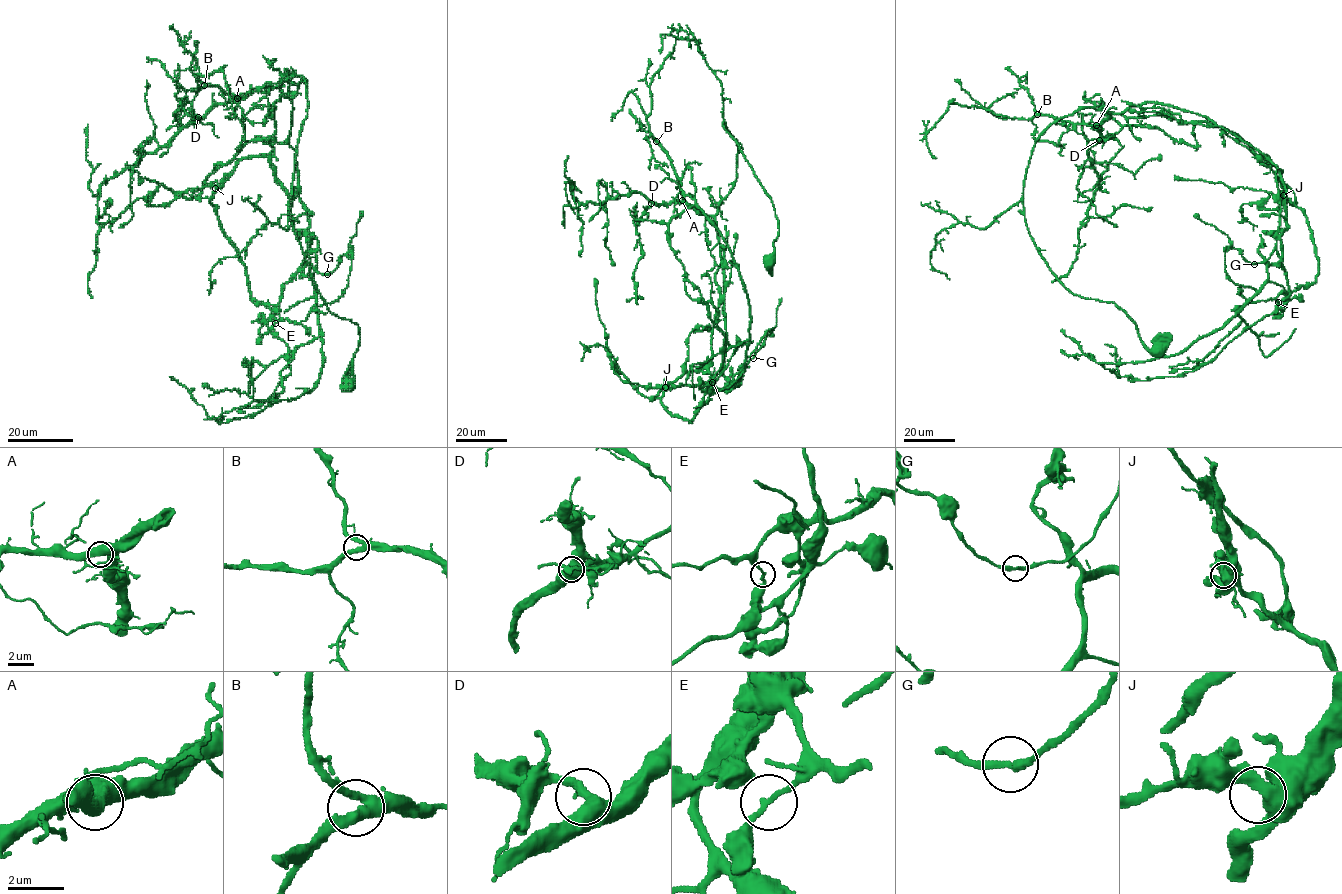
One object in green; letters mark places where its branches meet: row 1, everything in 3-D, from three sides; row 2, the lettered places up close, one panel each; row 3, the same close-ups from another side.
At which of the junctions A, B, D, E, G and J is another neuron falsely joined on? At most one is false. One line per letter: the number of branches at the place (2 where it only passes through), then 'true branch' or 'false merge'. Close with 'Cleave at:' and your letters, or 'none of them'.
A: 2 branches meet; true branch
B: 3 branches meet; true branch
D: 2 branches meet; true branch
E: 2 branches meet; false merge
G: 2 branches meet; true branch
J: 2 branches meet; true branch
Cleave at: E

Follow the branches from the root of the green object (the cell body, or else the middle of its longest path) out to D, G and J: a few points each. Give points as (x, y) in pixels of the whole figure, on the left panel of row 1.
D: (348, 384), (358, 326), (328, 309), (290, 220), (305, 81), (289, 76), (265, 83), (198, 117)
G: (348, 384), (358, 326), (328, 309), (290, 220), (308, 98), (285, 70), (326, 275)
J: (348, 384), (358, 326), (328, 309), (290, 220), (300, 76), (278, 84), (285, 70), (289, 137), (215, 188)

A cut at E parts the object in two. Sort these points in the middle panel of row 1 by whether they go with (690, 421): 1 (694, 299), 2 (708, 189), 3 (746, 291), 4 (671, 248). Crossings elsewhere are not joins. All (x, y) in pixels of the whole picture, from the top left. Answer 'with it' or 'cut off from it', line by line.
1: with it
2: cut off from it
3: with it
4: cut off from it

